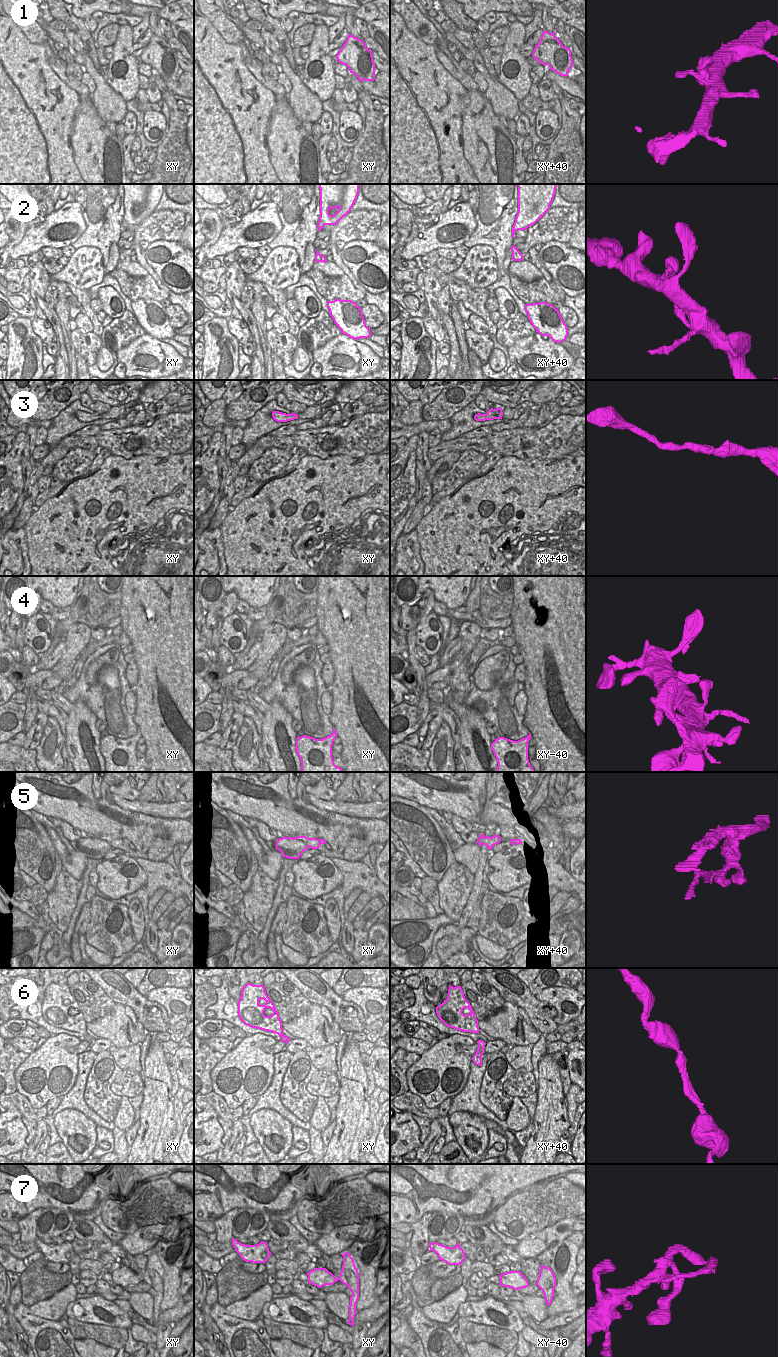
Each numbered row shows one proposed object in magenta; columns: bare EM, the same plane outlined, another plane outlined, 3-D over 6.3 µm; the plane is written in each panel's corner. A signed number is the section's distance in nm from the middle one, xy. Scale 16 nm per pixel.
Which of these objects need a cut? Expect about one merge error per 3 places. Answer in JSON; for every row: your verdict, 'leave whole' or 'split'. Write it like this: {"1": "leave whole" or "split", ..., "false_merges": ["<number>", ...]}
{"1": "leave whole", "2": "leave whole", "3": "leave whole", "4": "leave whole", "5": "split", "6": "leave whole", "7": "leave whole", "false_merges": ["5"]}

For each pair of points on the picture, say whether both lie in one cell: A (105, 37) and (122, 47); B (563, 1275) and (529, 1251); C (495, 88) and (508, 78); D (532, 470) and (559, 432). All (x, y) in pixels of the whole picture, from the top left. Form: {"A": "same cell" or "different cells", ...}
{"A": "different cells", "B": "different cells", "C": "different cells", "D": "different cells"}

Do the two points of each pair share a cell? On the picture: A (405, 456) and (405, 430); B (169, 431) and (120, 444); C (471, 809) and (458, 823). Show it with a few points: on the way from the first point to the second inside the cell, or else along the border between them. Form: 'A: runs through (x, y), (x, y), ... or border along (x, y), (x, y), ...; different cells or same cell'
A: border along (417, 434), (408, 439); different cells
B: runs through (157, 436), (131, 437); same cell
C: border along (453, 814), (468, 820), (472, 829), (479, 835); different cells

